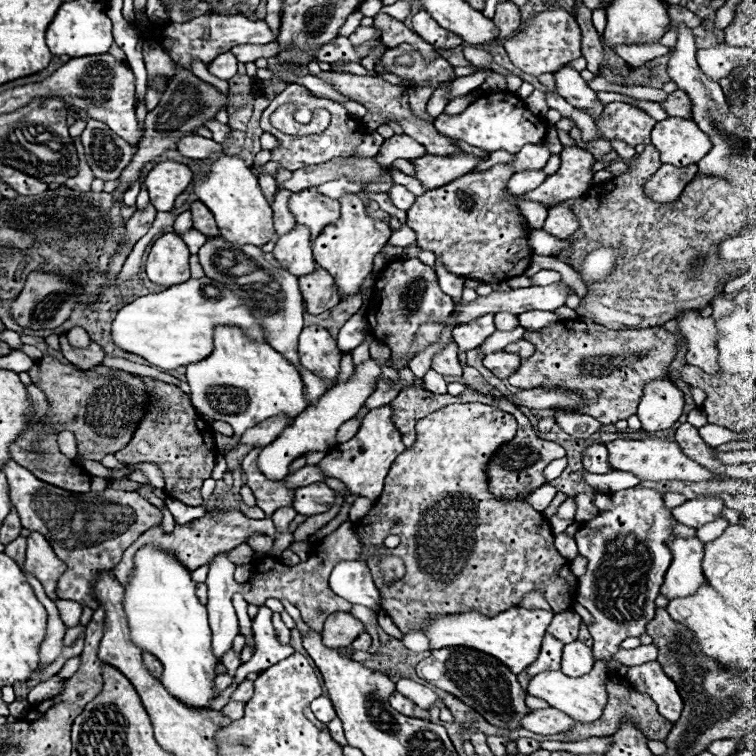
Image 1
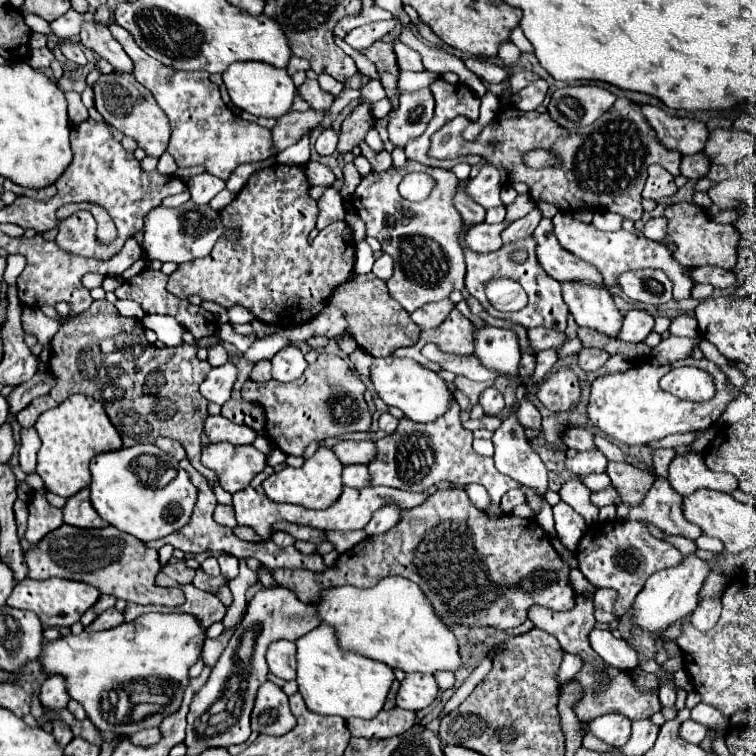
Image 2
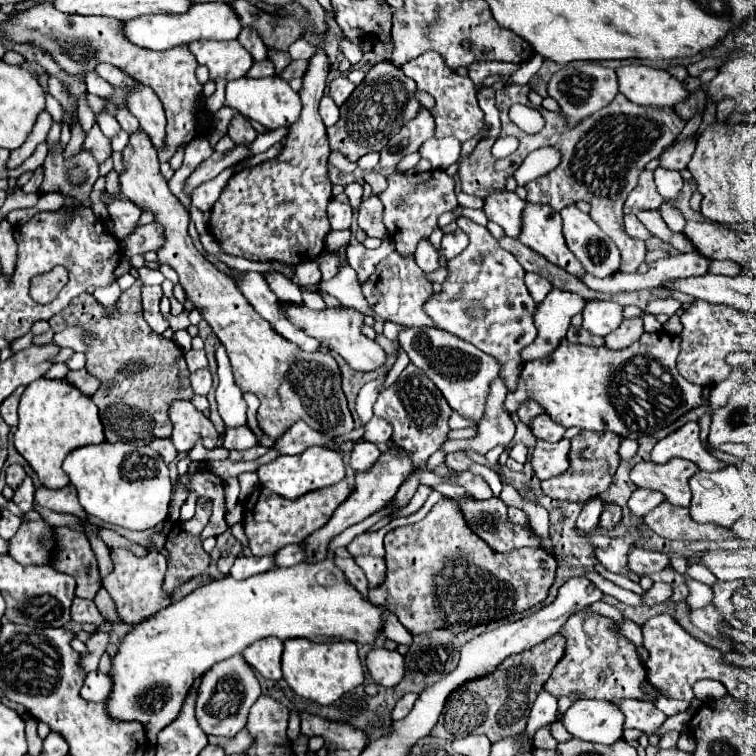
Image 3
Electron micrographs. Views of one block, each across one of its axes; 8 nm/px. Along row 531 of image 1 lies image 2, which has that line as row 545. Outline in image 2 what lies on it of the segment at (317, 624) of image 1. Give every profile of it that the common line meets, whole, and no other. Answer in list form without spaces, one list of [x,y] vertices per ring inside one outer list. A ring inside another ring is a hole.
[[[352,530],[352,532],[328,532],[328,540],[334,544],[338,552],[350,550],[354,544],[362,542],[366,538],[364,530]]]

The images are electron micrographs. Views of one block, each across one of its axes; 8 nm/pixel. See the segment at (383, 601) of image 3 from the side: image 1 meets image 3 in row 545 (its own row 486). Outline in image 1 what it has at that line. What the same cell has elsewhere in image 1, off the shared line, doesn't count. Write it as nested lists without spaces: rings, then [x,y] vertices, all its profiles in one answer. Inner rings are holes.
[[[466,402],[466,404],[450,404],[446,408],[440,408],[432,414],[428,414],[426,418],[418,420],[416,424],[416,444],[412,448],[408,448],[402,456],[398,456],[386,476],[386,484],[384,484],[384,492],[382,496],[374,502],[372,510],[354,524],[356,532],[360,534],[360,542],[362,546],[370,546],[370,544],[382,544],[386,536],[398,536],[400,538],[400,544],[396,548],[380,548],[378,554],[374,558],[368,560],[368,566],[372,570],[372,578],[378,586],[380,595],[382,596],[382,610],[390,614],[390,618],[394,620],[394,624],[402,630],[402,632],[408,632],[408,630],[418,630],[422,628],[424,620],[430,618],[432,614],[454,614],[454,612],[466,612],[466,610],[480,610],[482,614],[486,616],[494,616],[506,608],[512,608],[512,606],[518,606],[522,602],[522,598],[534,590],[542,592],[542,596],[546,598],[546,602],[552,606],[554,612],[562,612],[562,610],[568,610],[572,608],[574,604],[574,598],[576,598],[576,590],[578,590],[578,580],[574,578],[574,574],[570,572],[570,562],[564,560],[556,550],[554,550],[554,534],[552,534],[552,528],[548,524],[548,520],[536,512],[530,504],[526,504],[524,500],[508,500],[508,502],[498,502],[490,492],[488,492],[488,484],[486,484],[486,474],[484,474],[484,466],[488,462],[488,458],[492,456],[492,452],[496,452],[496,448],[500,448],[504,442],[512,440],[516,434],[516,420],[514,416],[510,416],[508,412],[502,412],[494,406],[488,406],[488,404],[480,404],[480,402]],[[382,556],[398,556],[404,564],[406,564],[406,574],[404,578],[400,578],[399,581],[393,584],[385,584],[382,572],[378,568],[380,564],[380,558]]]

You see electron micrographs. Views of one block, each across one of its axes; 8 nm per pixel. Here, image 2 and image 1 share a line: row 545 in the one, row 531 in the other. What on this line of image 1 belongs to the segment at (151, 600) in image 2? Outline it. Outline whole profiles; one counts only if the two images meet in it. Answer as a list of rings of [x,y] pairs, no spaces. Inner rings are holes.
[[[8,460],[2,466],[2,472],[8,478],[10,500],[22,518],[22,526],[32,532],[42,532],[56,556],[68,566],[58,582],[58,598],[80,602],[92,610],[98,608],[98,600],[90,590],[94,576],[102,570],[112,570],[122,560],[124,550],[134,544],[140,534],[162,520],[162,512],[146,502],[138,492],[68,492],[38,480],[14,460]]]

